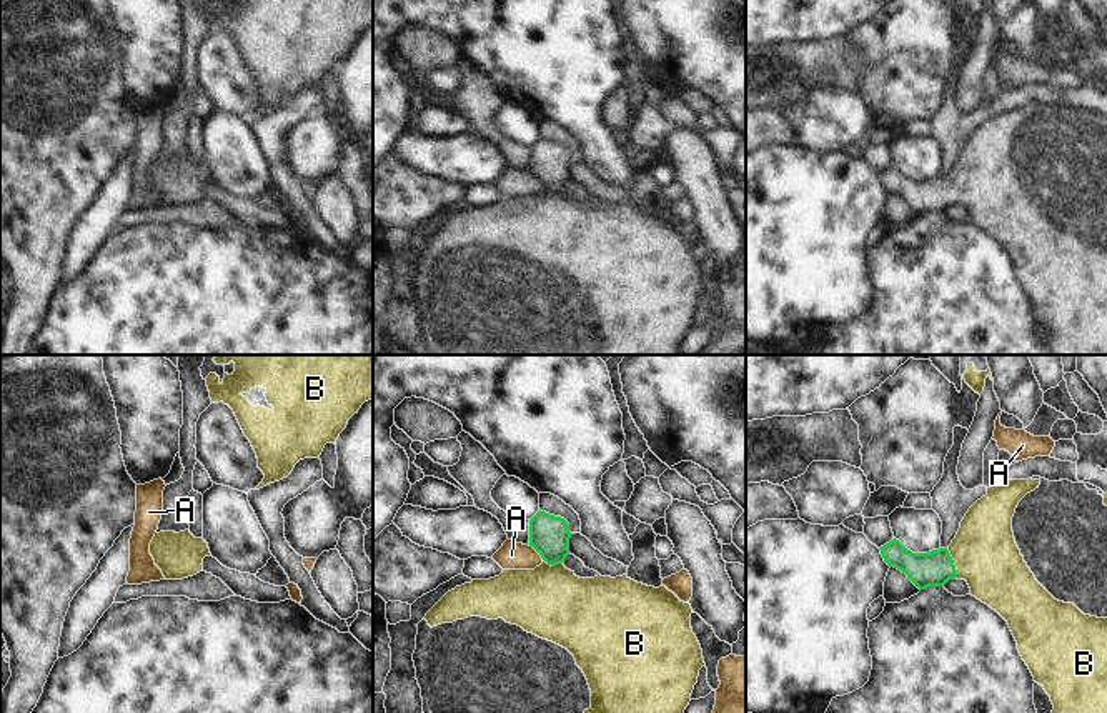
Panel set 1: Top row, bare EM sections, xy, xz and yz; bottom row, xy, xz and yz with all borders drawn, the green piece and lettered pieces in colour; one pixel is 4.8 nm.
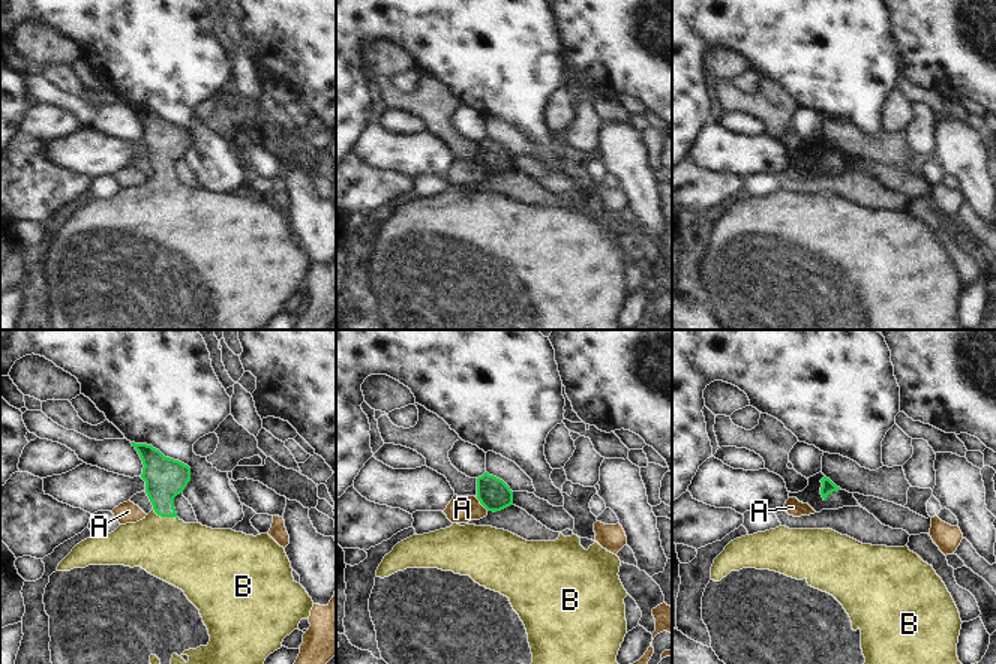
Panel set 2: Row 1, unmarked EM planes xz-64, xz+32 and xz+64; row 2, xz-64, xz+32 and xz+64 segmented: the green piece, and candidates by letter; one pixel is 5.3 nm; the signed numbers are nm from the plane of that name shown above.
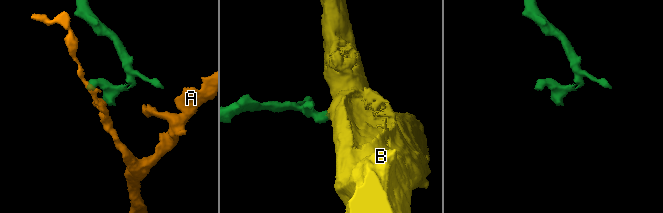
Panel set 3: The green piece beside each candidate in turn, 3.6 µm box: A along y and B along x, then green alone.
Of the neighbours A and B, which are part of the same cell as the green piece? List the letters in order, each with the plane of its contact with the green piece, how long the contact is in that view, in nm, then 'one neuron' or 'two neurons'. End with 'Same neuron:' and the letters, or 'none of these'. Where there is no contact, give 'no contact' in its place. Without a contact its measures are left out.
A: contact in xz; length 100 nm; two neurons
B: contact in yz; length 160 nm; one neuron
Same neuron: B

